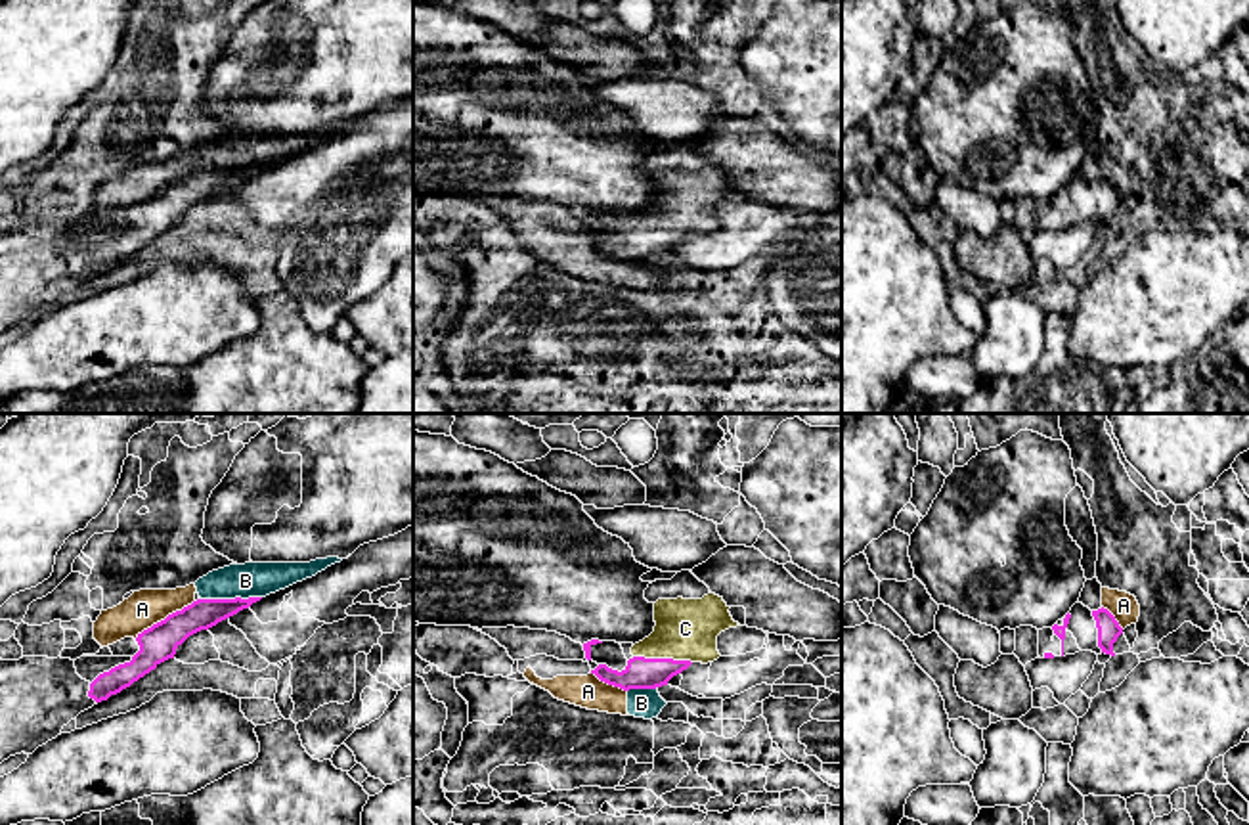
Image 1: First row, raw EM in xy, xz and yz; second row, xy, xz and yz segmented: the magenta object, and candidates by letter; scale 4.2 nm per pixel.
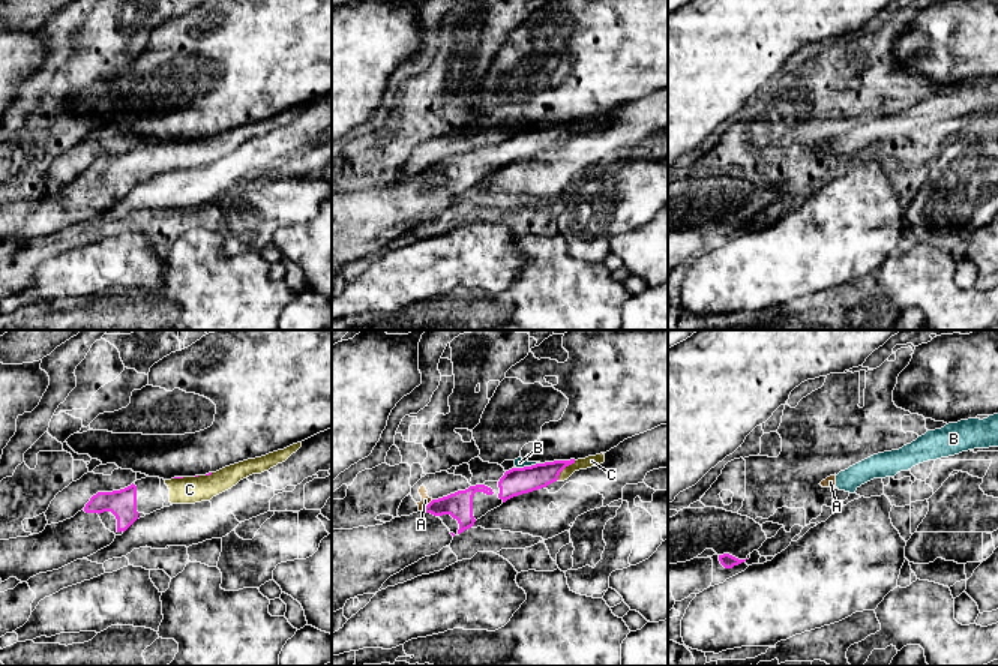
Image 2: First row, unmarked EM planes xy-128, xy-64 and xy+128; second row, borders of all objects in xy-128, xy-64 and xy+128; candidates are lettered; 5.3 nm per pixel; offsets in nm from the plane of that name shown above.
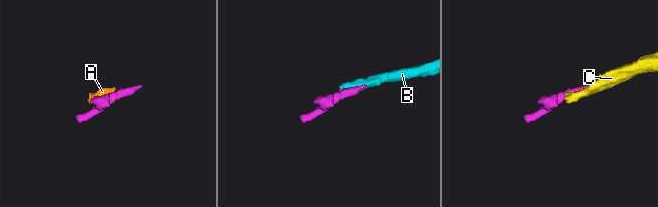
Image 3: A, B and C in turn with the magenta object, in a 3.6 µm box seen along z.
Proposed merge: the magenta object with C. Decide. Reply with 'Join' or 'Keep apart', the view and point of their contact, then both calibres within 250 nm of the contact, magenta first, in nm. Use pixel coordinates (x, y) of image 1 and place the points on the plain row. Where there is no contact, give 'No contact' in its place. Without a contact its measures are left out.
Join. Touches magenta at xz (662, 230). Thickness 130 nm (magenta) against 260 nm

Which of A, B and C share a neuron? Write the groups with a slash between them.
A B / C

